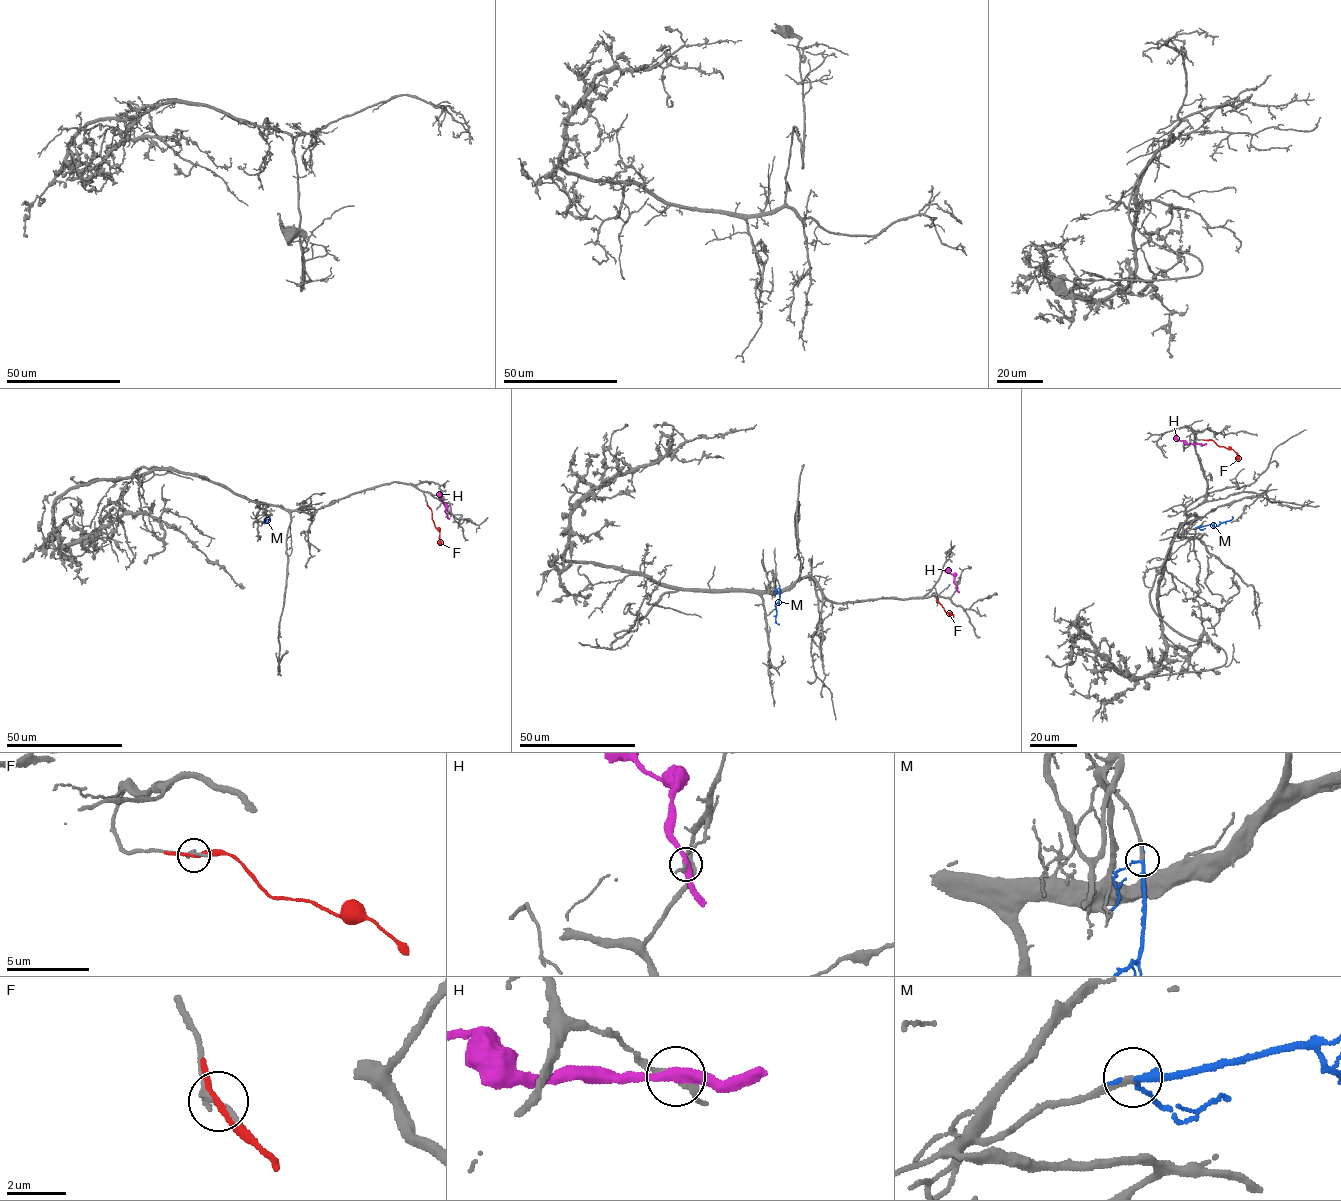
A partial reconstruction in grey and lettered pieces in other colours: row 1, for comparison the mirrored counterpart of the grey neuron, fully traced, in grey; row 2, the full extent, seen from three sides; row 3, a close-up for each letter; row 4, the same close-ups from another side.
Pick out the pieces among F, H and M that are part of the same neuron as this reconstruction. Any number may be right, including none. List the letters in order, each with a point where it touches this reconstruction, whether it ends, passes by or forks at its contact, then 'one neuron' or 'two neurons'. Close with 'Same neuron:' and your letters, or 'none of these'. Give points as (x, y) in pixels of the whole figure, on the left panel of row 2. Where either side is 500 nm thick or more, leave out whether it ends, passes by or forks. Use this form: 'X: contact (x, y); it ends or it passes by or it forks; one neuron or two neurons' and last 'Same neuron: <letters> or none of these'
F: contact (428, 506); it passes by; two neurons
H: contact (447, 515); it passes by; two neurons
M: contact (269, 517); it passes by; one neuron
Same neuron: M

